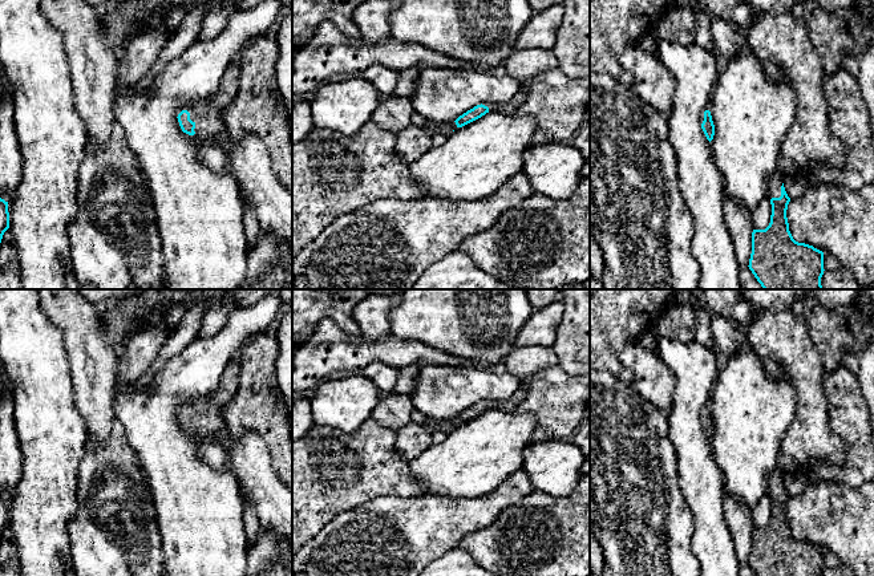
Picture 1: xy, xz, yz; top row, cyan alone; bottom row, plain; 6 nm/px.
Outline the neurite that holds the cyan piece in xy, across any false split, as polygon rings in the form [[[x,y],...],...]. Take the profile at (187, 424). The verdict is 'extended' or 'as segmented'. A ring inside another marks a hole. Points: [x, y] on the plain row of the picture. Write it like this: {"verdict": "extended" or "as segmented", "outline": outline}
{"verdict": "extended", "outline": [[[235,356],[224,368],[218,389],[209,398],[199,398],[178,411],[182,429],[201,435],[226,430],[223,406],[236,394],[239,374],[240,365]]]}

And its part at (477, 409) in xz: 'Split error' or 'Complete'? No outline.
Split error

